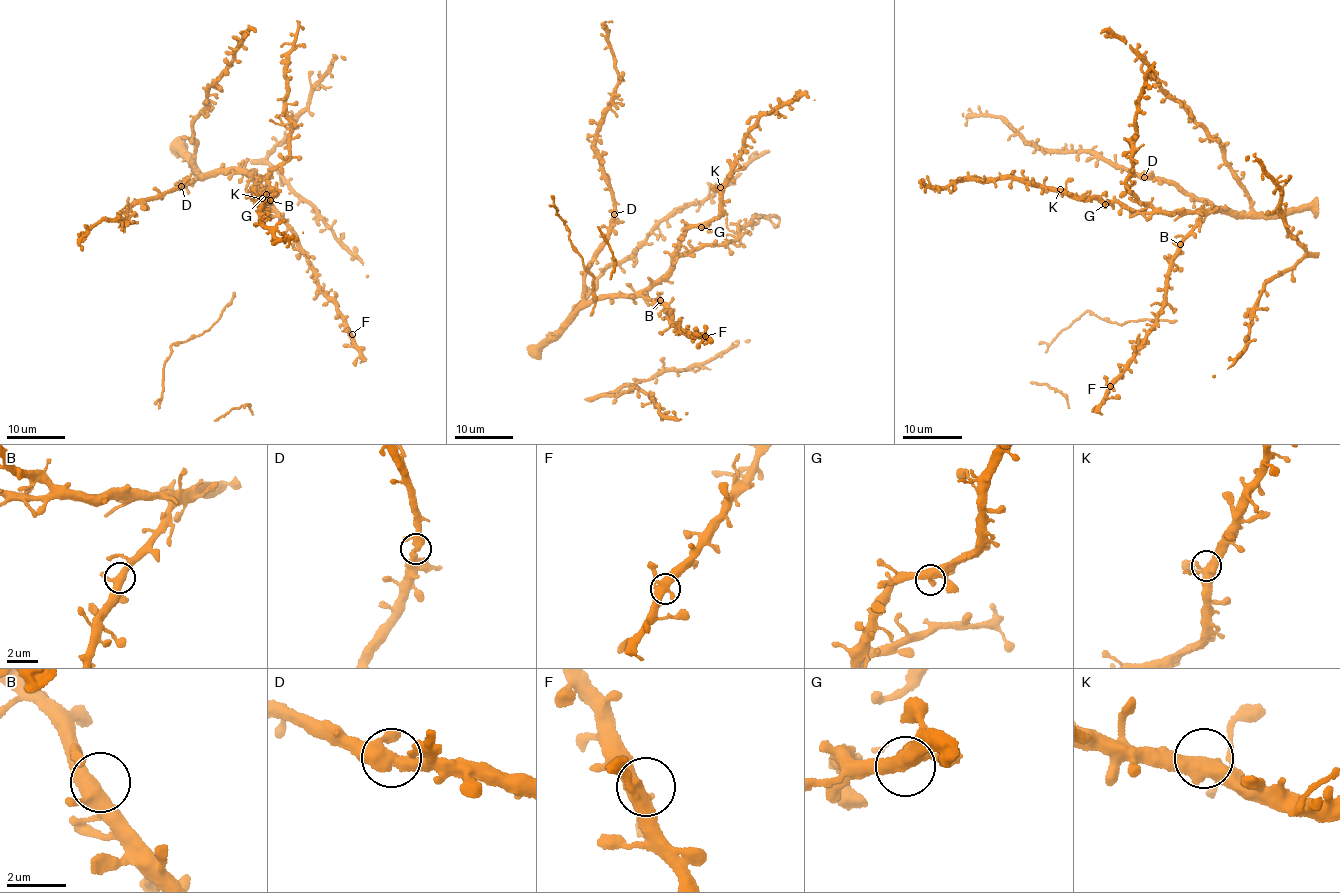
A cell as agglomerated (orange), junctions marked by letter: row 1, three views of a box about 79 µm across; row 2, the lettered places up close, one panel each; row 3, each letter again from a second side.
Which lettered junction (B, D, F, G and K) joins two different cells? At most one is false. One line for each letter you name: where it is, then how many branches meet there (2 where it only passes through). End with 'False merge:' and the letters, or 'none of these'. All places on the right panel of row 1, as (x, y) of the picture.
False merge: none of these

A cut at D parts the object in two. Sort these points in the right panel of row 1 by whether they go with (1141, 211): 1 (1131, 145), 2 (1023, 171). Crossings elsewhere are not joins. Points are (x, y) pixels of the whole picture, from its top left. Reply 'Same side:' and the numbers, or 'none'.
Same side: 1, 2

